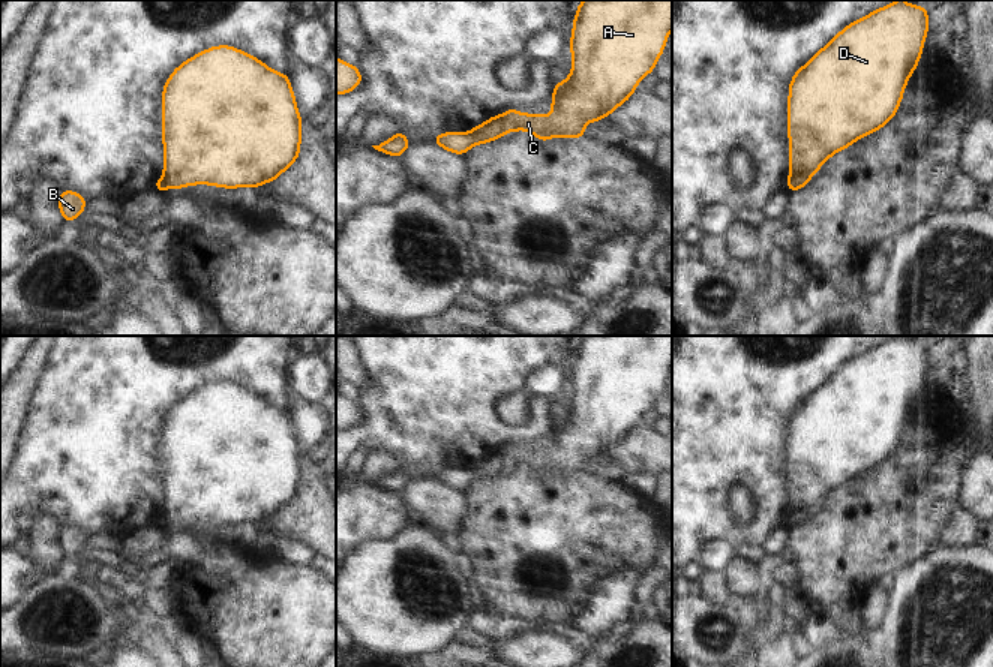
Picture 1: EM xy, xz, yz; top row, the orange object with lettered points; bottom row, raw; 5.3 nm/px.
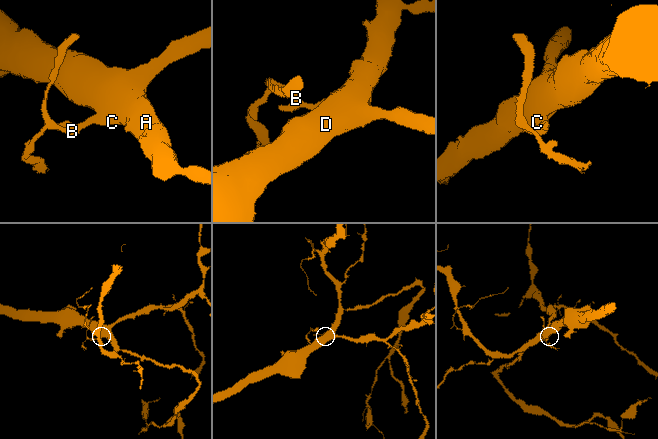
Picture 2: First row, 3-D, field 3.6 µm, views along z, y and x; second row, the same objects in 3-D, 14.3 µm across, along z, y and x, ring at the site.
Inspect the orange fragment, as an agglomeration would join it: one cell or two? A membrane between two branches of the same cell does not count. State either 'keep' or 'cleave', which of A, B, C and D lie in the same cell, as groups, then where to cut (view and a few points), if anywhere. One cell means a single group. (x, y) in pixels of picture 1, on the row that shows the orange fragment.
cleave | A C D / B | yz (810, 174), (795, 174), (789, 180)

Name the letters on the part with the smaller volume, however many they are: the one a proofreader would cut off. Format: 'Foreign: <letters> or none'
Foreign: B

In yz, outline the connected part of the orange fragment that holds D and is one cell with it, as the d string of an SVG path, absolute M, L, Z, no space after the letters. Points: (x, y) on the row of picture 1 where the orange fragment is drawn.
M897 0L844 27L806 66L800 67L789 84L789 180L796 174L813 175L837 151L885 126L896 114L906 82L922 52L928 30L924 7Z

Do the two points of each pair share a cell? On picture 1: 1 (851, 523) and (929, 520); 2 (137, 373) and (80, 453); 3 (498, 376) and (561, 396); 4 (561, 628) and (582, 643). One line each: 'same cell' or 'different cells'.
1: same cell
2: same cell
3: different cells
4: same cell

